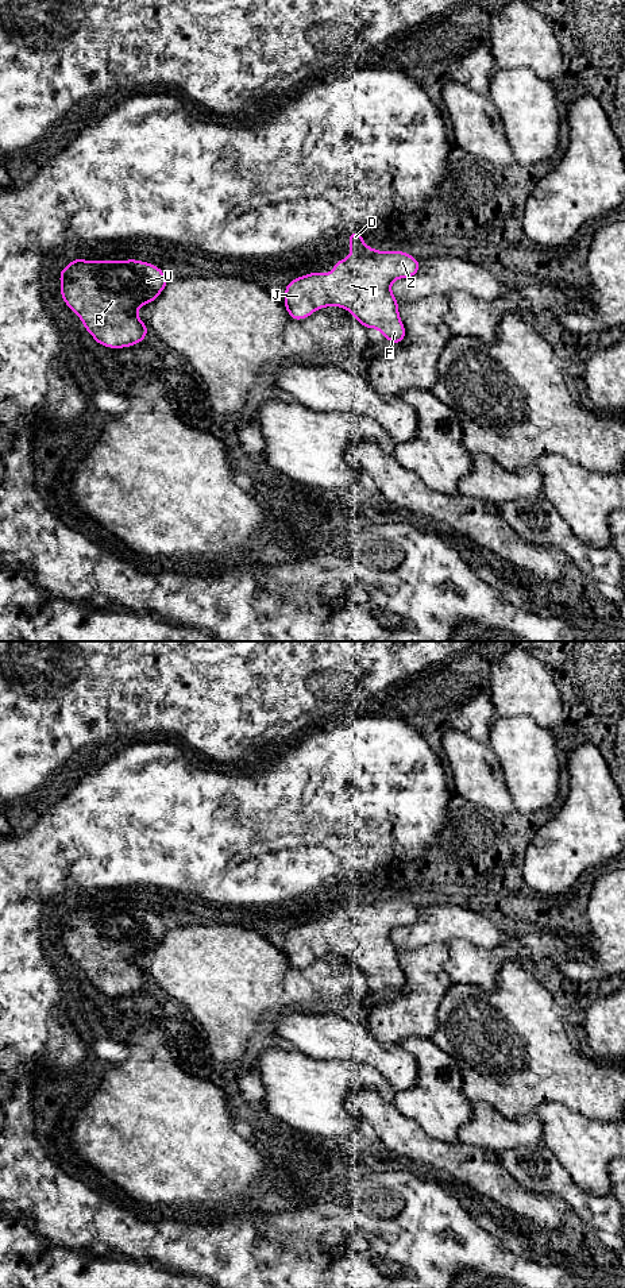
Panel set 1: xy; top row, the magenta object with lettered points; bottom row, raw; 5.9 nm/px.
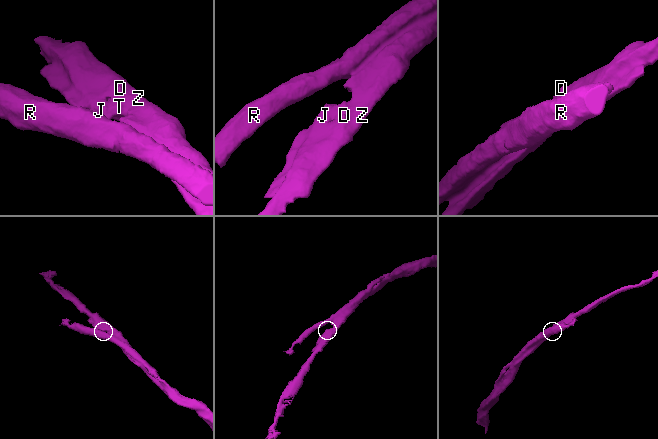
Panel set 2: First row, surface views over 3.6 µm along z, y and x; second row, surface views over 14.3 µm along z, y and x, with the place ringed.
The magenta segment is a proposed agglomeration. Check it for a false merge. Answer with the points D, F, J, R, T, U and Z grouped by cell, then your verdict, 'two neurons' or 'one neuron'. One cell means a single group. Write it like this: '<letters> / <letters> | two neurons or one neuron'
D F J R T U Z | one neuron

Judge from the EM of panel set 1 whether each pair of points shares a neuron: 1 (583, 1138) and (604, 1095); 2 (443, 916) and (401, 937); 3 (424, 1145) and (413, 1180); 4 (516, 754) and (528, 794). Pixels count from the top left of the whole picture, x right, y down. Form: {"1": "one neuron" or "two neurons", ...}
{"1": "two neurons", "2": "one neuron", "3": "two neurons", "4": "one neuron"}

